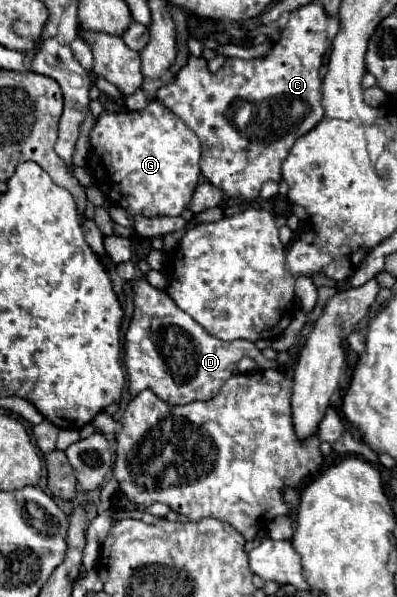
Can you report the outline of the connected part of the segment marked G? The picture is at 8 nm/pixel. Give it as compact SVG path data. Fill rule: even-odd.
M150 101L146 109L134 113L102 113L90 133L90 147L92 149L88 167L92 169L98 185L106 191L108 197L114 199L114 203L122 205L130 215L180 215L198 185L200 141L178 115L174 115L158 101Z

